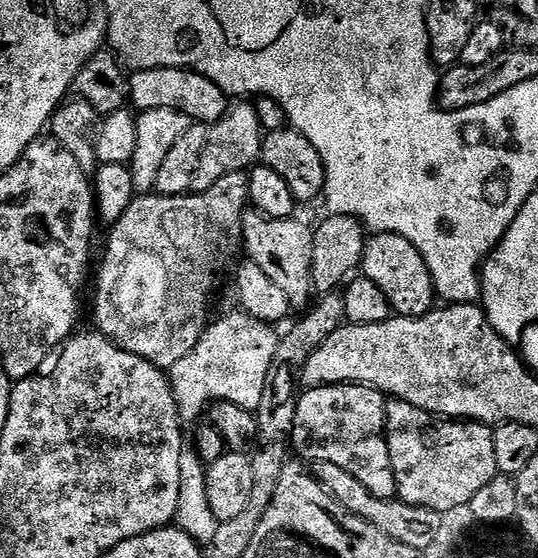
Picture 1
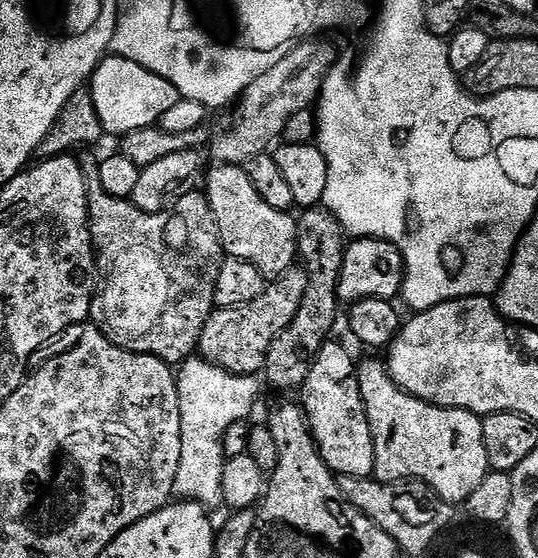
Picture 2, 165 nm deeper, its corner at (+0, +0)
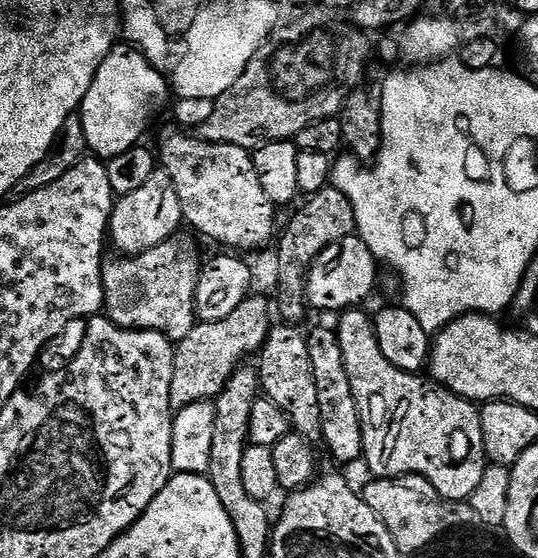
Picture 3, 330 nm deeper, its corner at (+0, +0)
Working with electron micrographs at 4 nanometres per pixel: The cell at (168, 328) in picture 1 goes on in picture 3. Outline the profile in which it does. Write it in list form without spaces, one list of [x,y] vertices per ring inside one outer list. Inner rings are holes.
[[[177,234],[166,242],[131,258],[109,259],[102,269],[104,277],[103,311],[123,328],[161,332],[167,340],[178,342],[194,330],[196,291],[202,267],[200,252],[191,235]]]

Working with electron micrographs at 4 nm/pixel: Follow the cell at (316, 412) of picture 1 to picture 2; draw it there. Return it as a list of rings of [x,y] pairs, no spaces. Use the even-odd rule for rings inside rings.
[[[329,342],[318,350],[302,385],[302,403],[308,416],[312,437],[326,466],[337,477],[366,478],[374,473],[374,434],[362,402],[362,390],[356,377],[357,357],[352,357],[340,344]]]

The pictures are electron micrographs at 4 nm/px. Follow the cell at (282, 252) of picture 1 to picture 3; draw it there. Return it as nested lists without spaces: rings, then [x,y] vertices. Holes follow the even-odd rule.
[[[184,130],[175,131],[161,138],[158,164],[170,174],[178,190],[184,224],[192,227],[193,233],[201,232],[206,239],[225,244],[228,250],[260,248],[271,240],[273,243],[278,232],[278,208],[266,198],[262,182],[258,182],[252,152],[229,144],[211,144]]]

